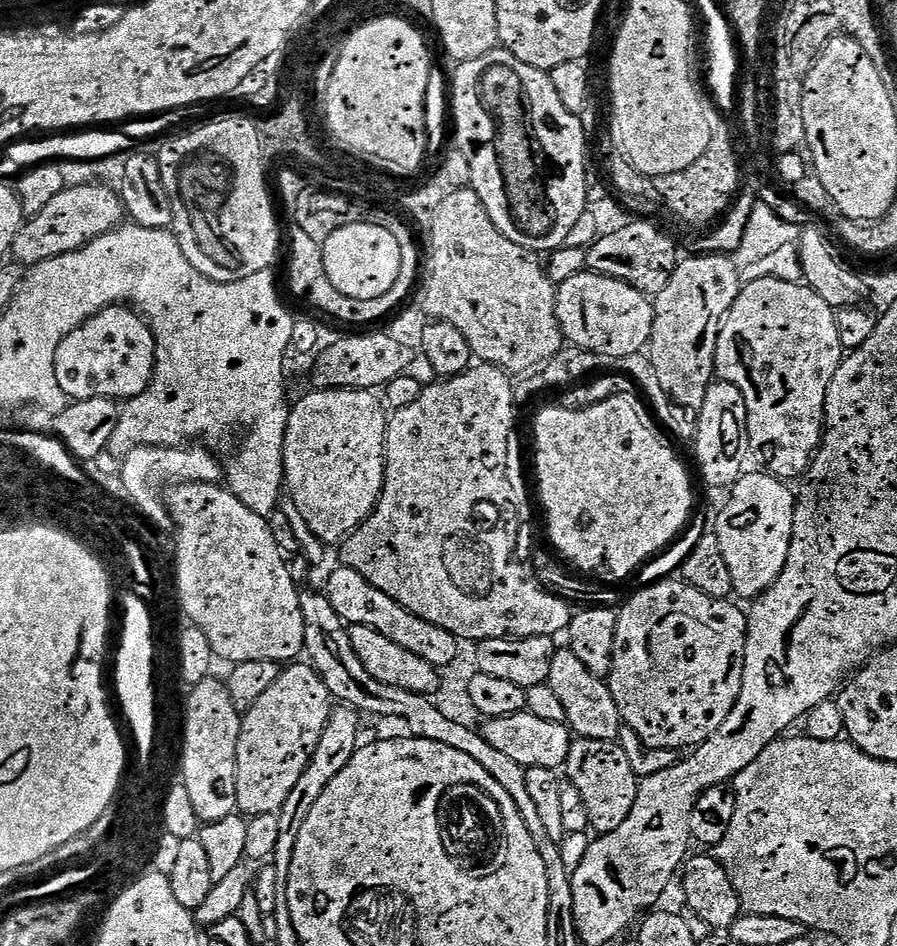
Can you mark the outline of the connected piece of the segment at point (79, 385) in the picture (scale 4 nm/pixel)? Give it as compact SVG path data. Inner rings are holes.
M128 306L103 308L83 326L75 328L58 346L56 372L58 386L69 401L86 398L133 400L150 386L156 372L156 335L139 311Z

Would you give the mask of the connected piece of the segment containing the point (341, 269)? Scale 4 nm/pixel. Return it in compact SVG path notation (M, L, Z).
M347 224L342 230L334 230L322 247L330 282L350 298L378 298L398 282L398 270L402 266L398 238L390 230L382 230L382 226Z

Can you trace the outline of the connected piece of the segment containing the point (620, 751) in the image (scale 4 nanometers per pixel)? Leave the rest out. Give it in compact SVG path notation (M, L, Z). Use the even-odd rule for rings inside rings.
M598 738L573 739L568 760L563 771L568 772L567 783L572 784L582 794L582 803L586 806L588 827L593 833L603 834L618 830L630 810L634 810L634 798L638 794L638 775L623 743Z

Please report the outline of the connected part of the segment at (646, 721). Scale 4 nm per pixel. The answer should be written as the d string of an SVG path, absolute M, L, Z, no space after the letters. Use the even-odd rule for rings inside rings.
M673 578L673 580L664 580L661 584L652 584L649 588L644 588L641 592L636 592L632 597L629 598L628 601L623 604L619 609L617 618L616 618L616 633L614 634L614 658L612 659L612 673L606 678L606 683L608 685L608 689L610 690L610 694L614 694L614 702L618 706L618 710L620 711L620 719L623 721L625 725L628 724L632 727L632 732L637 736L638 739L641 740L642 743L645 744L648 748L688 748L684 750L692 750L695 749L696 745L701 744L706 738L710 738L710 734L714 734L714 730L718 730L718 726L722 726L722 722L726 722L726 718L730 714L730 710L734 710L734 702L738 702L738 694L742 690L742 674L744 673L744 651L746 650L746 638L748 637L748 618L745 612L745 609L740 609L739 603L732 604L733 601L731 599L727 600L715 600L714 598L710 598L706 594L702 594L699 592L697 588L692 588L688 584L685 584L683 580L679 578Z

